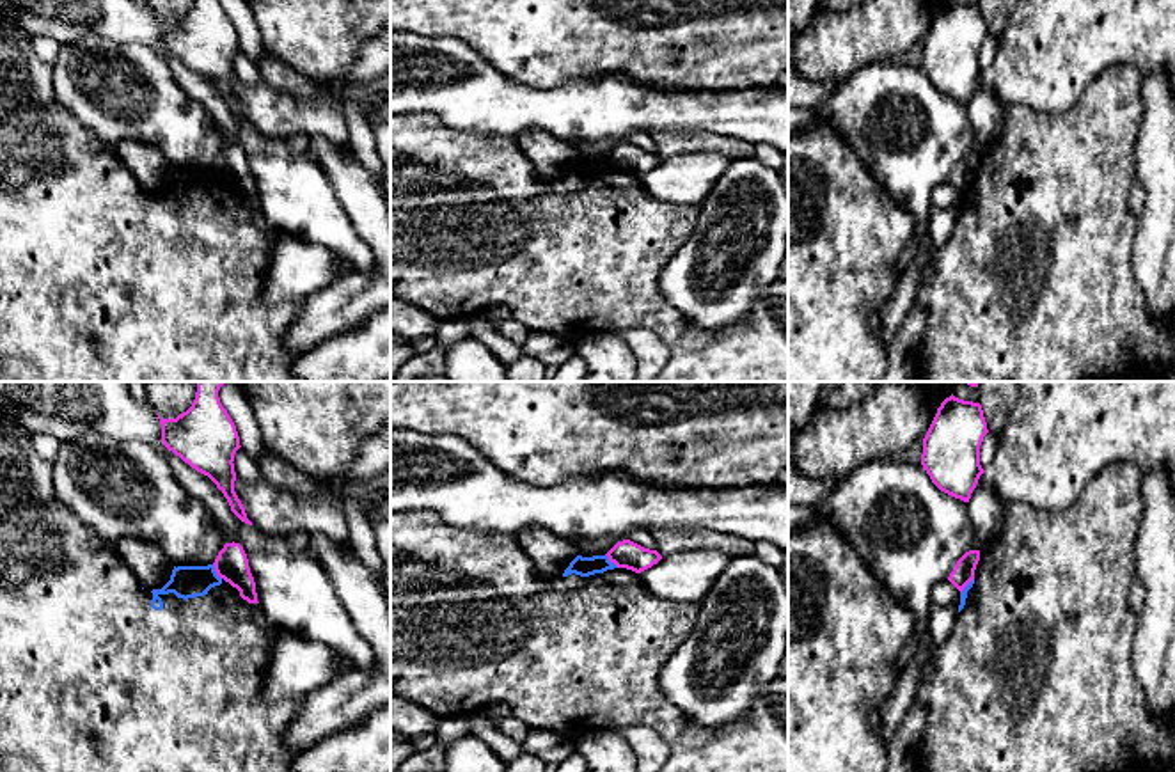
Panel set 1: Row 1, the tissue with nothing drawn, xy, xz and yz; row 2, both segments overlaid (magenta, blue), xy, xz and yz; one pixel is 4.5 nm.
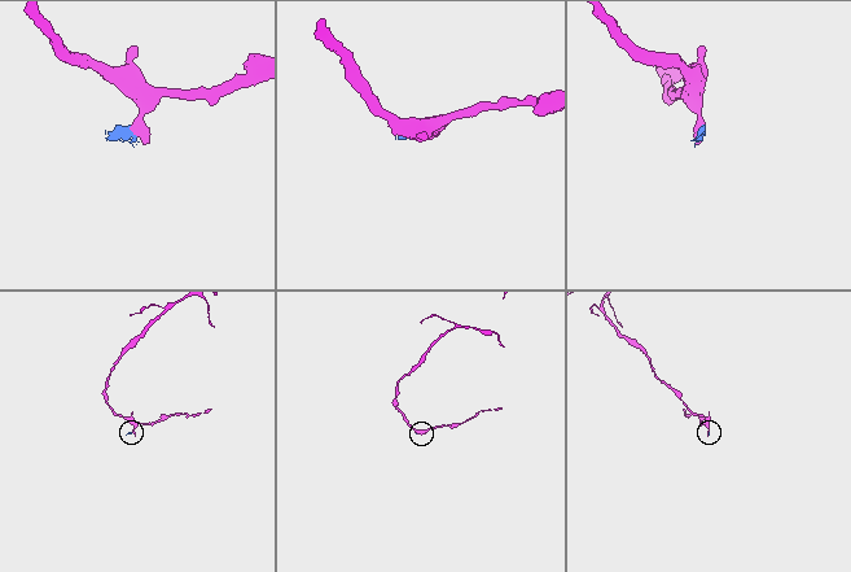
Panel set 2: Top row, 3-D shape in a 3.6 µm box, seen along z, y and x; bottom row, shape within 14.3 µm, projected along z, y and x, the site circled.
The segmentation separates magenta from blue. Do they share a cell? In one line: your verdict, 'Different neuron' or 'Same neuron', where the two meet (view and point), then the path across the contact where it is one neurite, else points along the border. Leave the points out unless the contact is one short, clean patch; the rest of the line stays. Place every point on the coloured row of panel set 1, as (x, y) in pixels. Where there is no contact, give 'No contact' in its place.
Different neuron. Touches magenta at xy (215, 570). Boundary: xy (213, 563), (213, 570), (220, 579)

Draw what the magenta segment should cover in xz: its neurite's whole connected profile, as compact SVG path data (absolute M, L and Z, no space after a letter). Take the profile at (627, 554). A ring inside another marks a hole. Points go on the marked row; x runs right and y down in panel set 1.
M630 540L618 541L605 555L618 568L627 568L635 573L651 568L662 559L657 550L644 548Z

